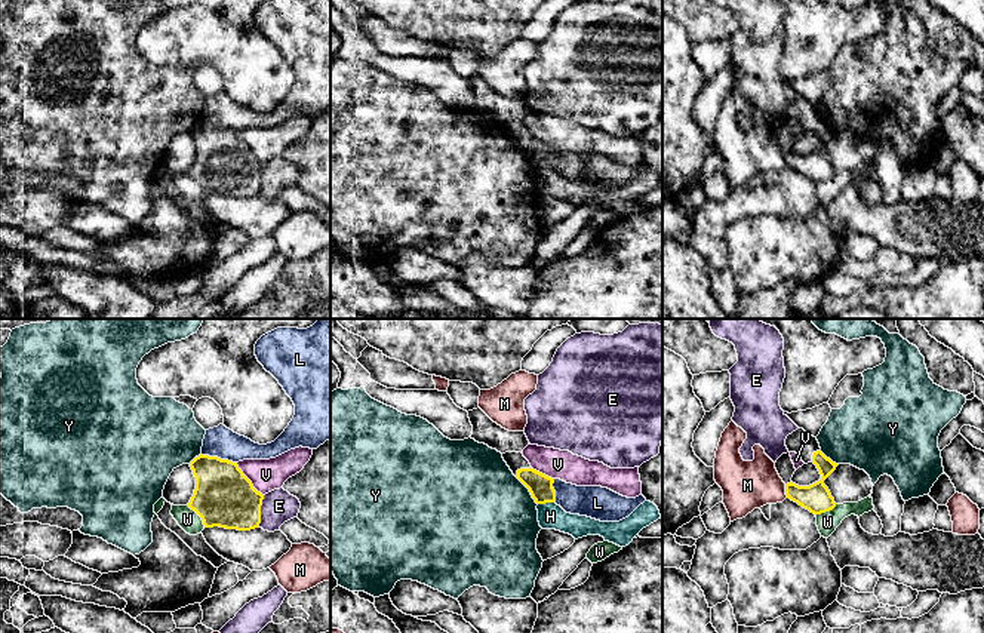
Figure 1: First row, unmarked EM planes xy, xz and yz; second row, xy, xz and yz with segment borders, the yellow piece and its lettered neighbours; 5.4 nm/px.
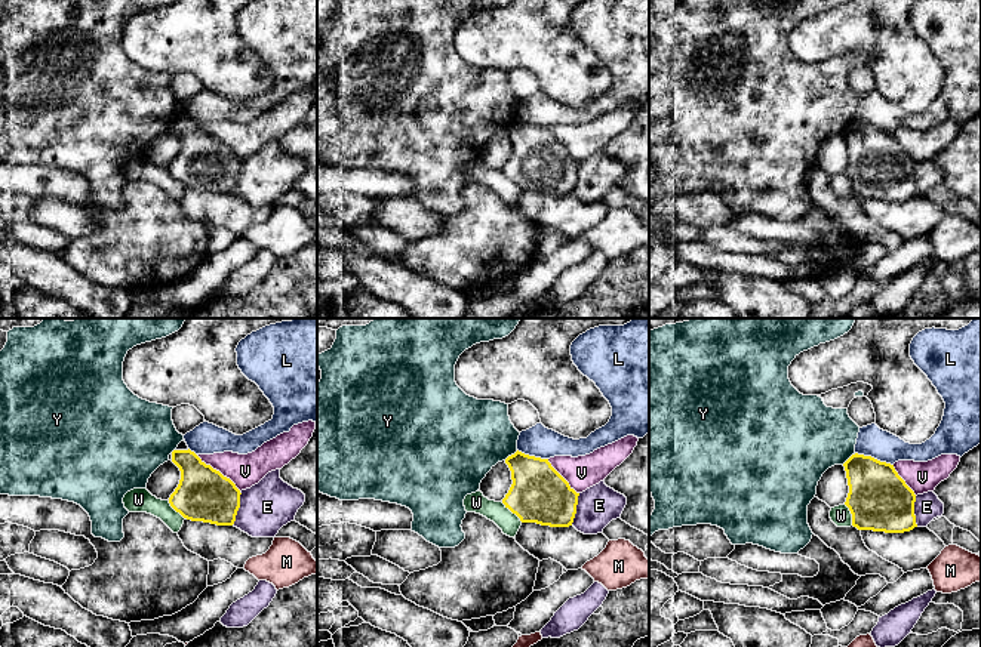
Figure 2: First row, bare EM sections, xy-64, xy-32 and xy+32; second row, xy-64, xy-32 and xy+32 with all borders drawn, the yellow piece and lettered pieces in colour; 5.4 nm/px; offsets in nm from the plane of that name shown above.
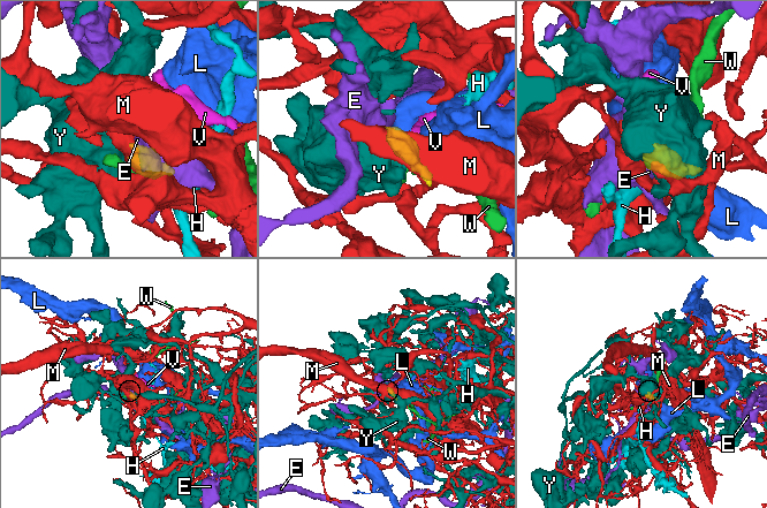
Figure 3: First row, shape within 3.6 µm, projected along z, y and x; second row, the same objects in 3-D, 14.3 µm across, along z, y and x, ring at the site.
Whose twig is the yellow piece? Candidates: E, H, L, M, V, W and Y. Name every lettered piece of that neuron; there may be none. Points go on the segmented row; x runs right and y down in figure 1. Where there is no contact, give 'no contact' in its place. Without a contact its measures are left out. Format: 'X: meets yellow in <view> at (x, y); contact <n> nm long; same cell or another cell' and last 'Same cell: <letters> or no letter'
E: meets yellow in xy at (260, 512); contact 180 nm long; another cell
H: meets yellow in xz at (546, 501); contact 100 nm long; another cell
L: meets yellow in xy at (217, 457); contact 200 nm long; another cell
M: meets yellow in yz at (786, 491); contact 70 nm long; another cell
V: meets yellow in xy at (248, 479); contact 240 nm long; another cell
W: meets yellow in xy at (199, 515); contact 160 nm long; another cell
Y: meets yellow in xz at (529, 491); contact 190 nm long; another cell
Same cell: no letter

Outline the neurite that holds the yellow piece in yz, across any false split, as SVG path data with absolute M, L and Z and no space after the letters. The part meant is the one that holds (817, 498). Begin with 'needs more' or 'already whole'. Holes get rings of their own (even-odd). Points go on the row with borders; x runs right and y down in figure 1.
needs more; M797 428L785 439L788 452L796 452L805 464L814 463L821 474L821 479L809 486L799 486L793 482L785 485L785 495L811 513L821 514L836 507L824 480L836 470L839 464L827 458L820 448L817 437Z

